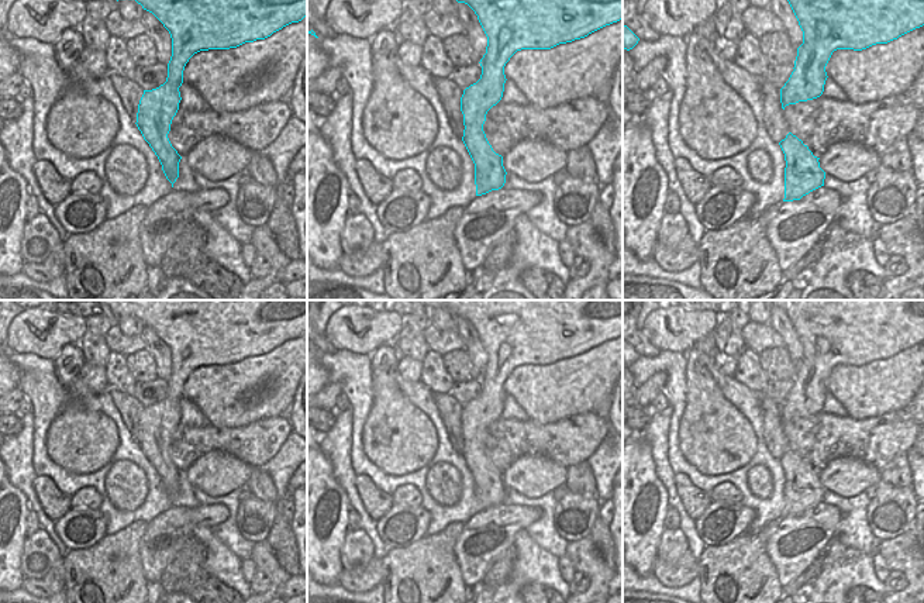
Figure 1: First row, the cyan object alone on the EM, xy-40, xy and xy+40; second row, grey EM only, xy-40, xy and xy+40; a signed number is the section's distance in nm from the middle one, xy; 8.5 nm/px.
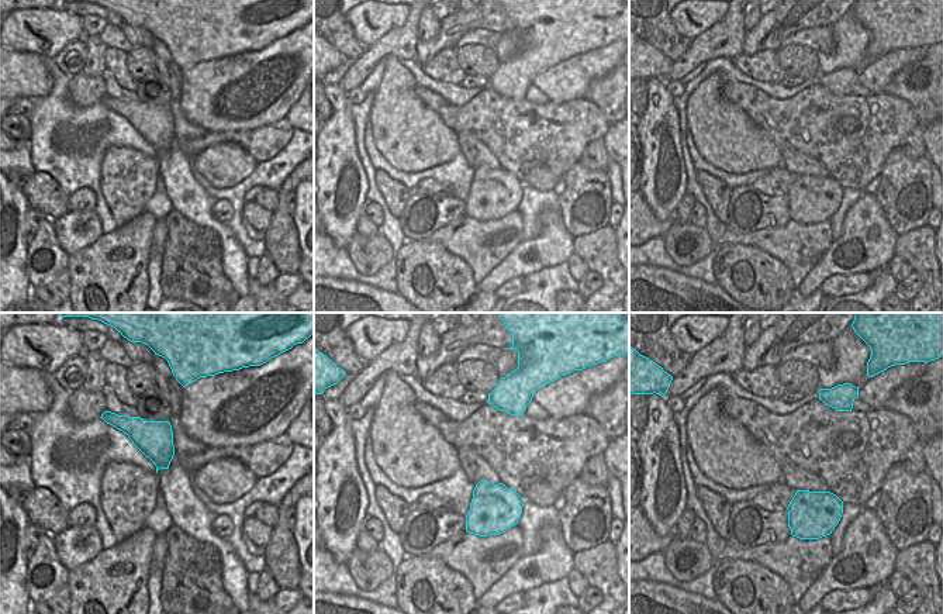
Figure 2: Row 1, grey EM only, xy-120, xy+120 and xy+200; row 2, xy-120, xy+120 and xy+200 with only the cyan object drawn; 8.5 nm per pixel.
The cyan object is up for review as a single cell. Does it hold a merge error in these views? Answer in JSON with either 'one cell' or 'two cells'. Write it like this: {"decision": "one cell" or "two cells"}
{"decision": "two cells"}

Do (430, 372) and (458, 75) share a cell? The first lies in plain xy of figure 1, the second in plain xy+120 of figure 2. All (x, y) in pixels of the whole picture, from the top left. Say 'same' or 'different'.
same

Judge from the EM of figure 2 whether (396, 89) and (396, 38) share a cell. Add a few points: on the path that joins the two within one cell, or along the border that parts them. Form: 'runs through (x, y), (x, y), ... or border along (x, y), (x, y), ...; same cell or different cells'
border along (399, 58), (386, 57), (383, 59); different cells

